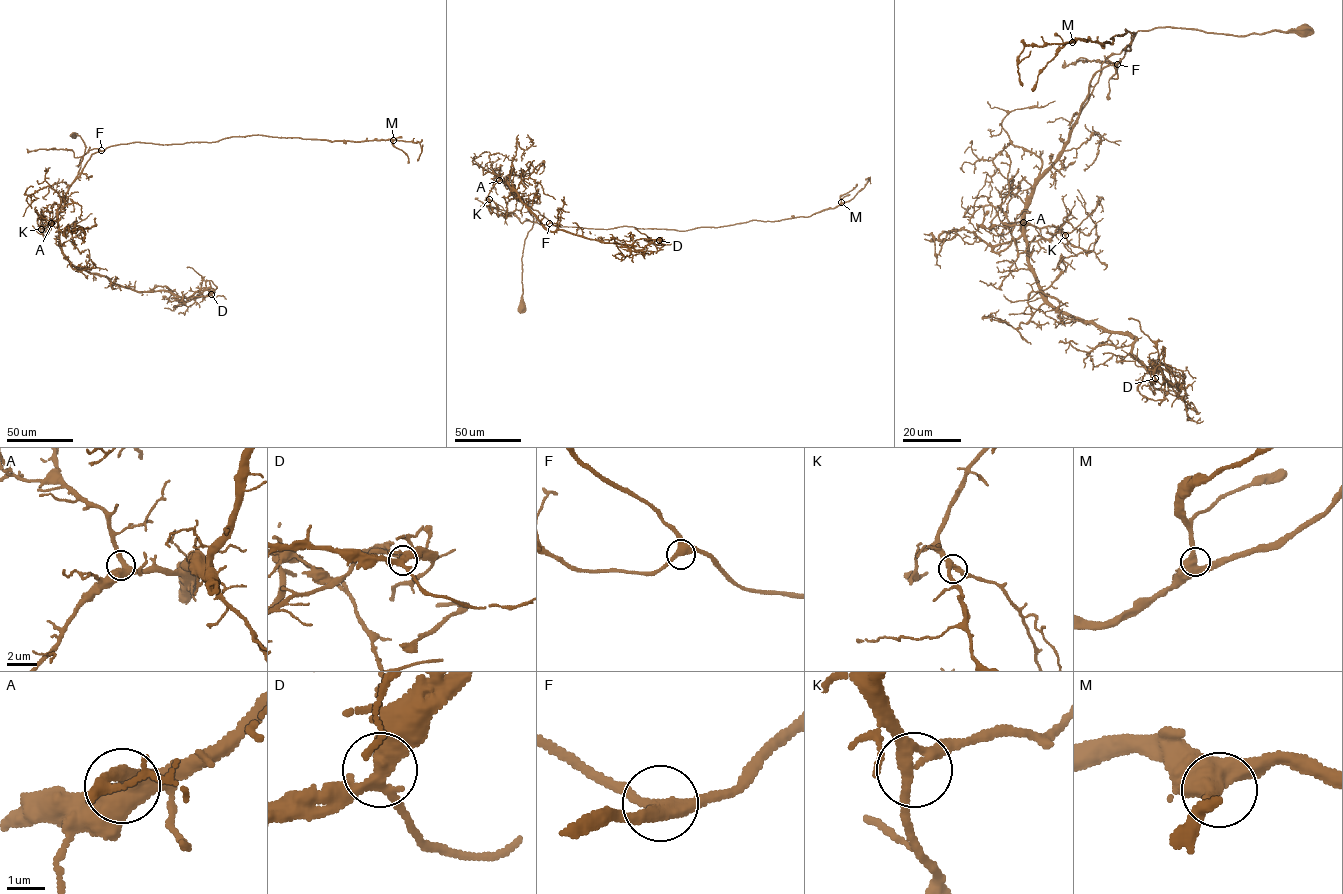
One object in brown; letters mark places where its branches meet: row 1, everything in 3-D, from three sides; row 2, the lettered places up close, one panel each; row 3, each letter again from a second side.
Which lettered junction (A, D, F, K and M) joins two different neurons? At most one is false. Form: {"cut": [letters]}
{"cut": ["D"]}

